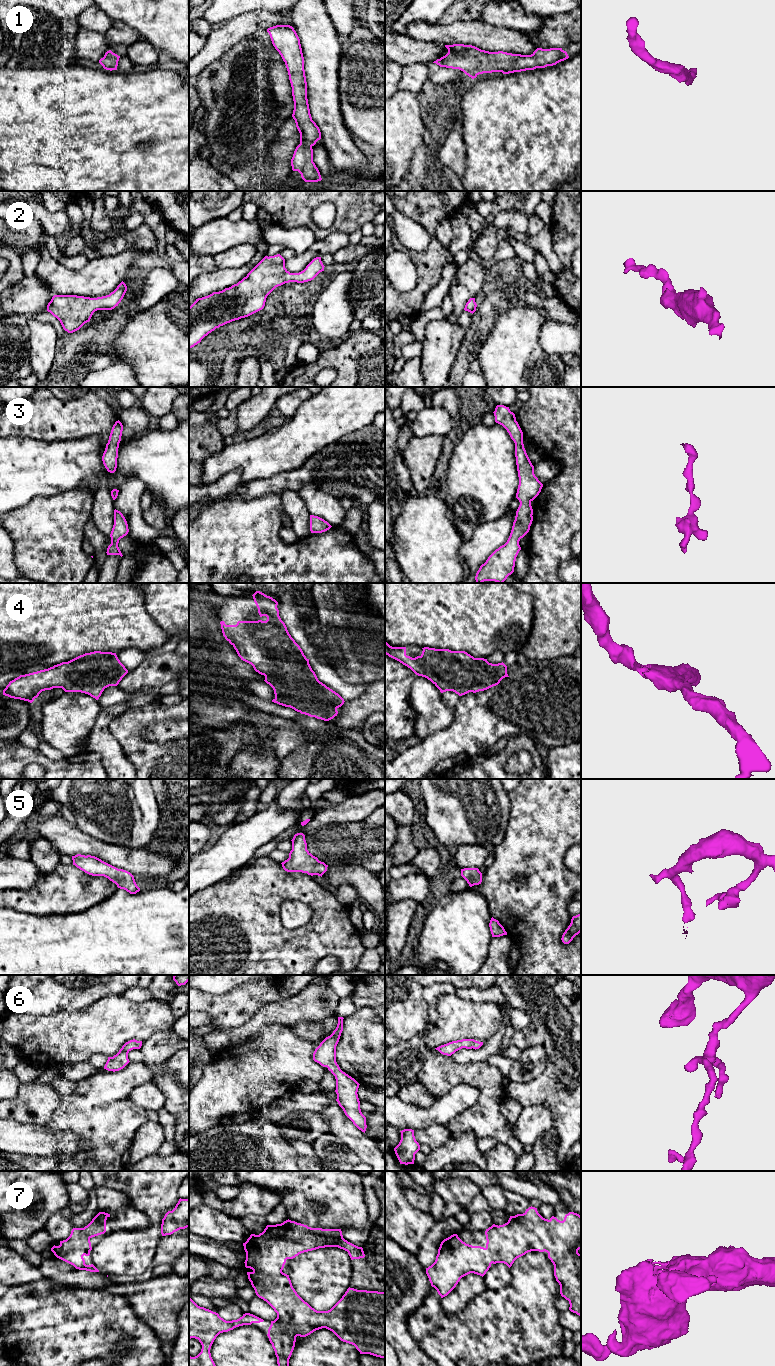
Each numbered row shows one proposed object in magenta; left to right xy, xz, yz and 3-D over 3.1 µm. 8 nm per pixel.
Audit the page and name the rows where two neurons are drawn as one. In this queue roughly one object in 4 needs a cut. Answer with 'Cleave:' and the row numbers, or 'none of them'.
Cleave: none of them

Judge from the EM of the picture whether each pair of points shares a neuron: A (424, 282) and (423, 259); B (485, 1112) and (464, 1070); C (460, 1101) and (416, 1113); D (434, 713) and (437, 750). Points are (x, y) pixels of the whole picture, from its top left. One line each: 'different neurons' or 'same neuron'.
A: same neuron
B: same neuron
C: same neuron
D: different neurons

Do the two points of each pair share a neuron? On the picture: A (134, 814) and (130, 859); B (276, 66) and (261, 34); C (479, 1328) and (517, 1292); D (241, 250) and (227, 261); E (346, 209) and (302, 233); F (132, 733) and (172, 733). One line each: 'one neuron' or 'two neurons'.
A: two neurons
B: one neuron
C: one neuron
D: one neuron
E: two neurons
F: two neurons

